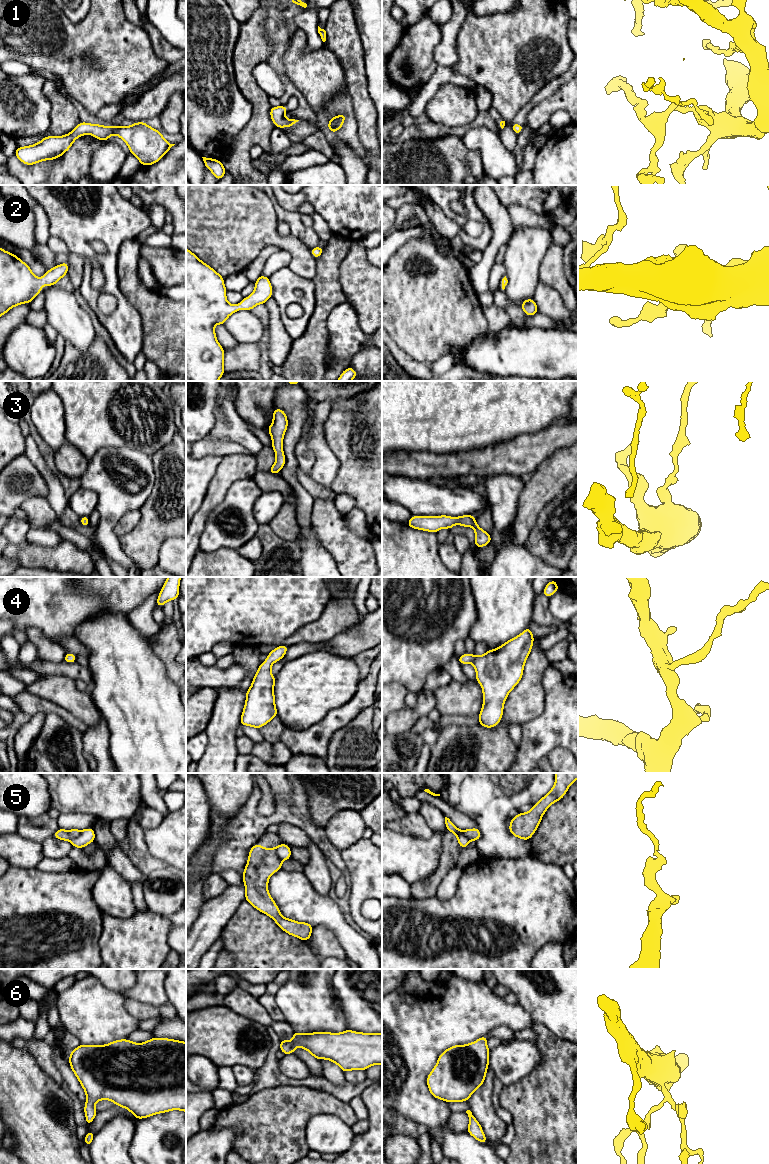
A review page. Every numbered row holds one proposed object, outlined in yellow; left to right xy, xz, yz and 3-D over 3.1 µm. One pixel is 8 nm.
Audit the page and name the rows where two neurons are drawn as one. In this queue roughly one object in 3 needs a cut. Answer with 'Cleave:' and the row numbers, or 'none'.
Cleave: 5

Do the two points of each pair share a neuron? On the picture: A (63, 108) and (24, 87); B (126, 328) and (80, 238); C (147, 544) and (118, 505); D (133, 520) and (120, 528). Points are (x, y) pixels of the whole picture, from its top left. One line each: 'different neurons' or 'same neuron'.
A: different neurons
B: same neuron
C: different neurons
D: same neuron

